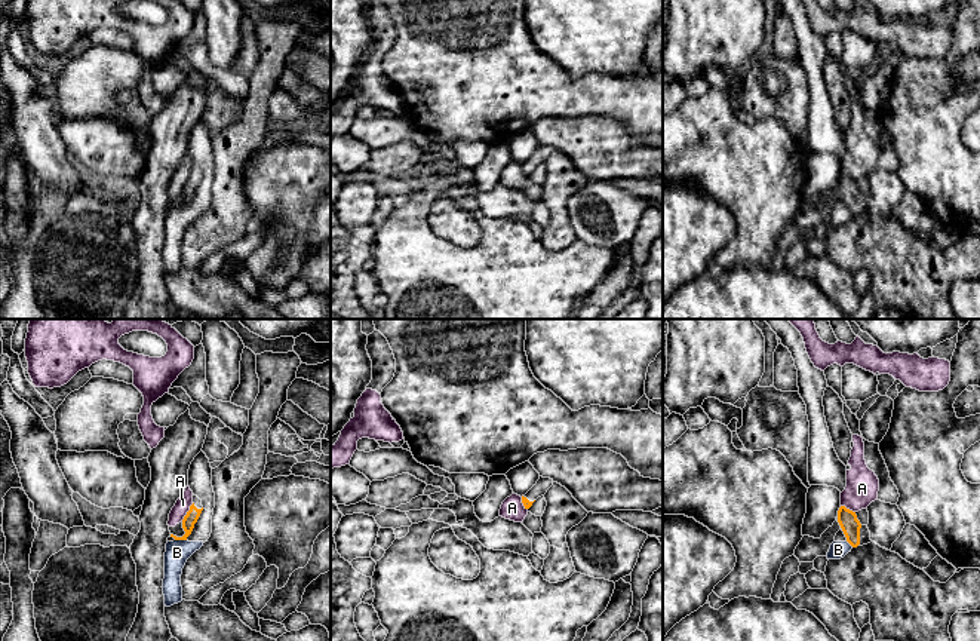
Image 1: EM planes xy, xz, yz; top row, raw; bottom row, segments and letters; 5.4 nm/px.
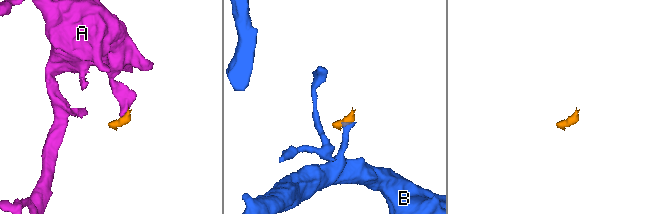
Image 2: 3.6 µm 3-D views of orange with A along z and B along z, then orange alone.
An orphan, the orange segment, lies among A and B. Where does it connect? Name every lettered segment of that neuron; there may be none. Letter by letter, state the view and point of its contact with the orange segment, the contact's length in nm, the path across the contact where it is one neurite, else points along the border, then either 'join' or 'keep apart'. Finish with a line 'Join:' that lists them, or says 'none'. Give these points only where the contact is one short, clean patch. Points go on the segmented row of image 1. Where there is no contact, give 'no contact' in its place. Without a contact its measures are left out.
A: contact xy (187, 512); length 120 nm; border xy (193, 503), (181, 521); keep apart
B: contact xy (181, 539); length 60 nm; border xy (175, 539), (186, 540); keep apart
Join: none

